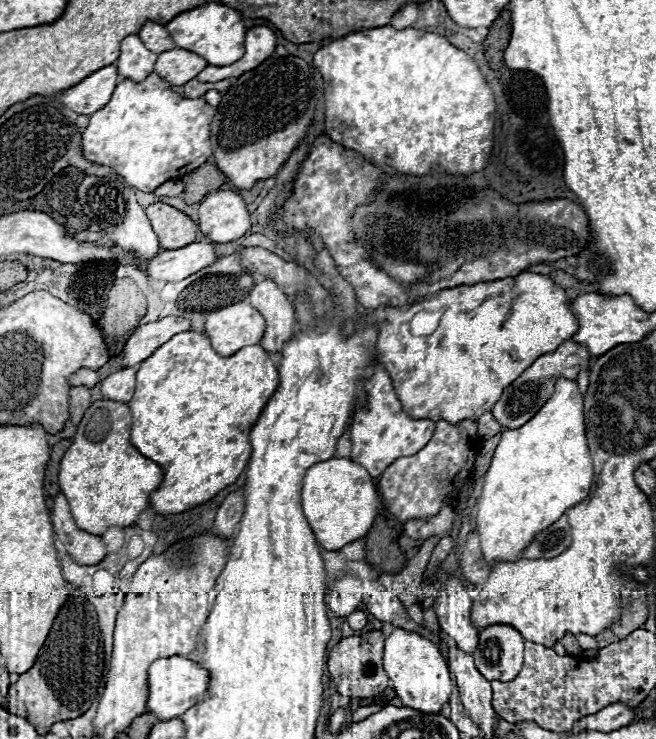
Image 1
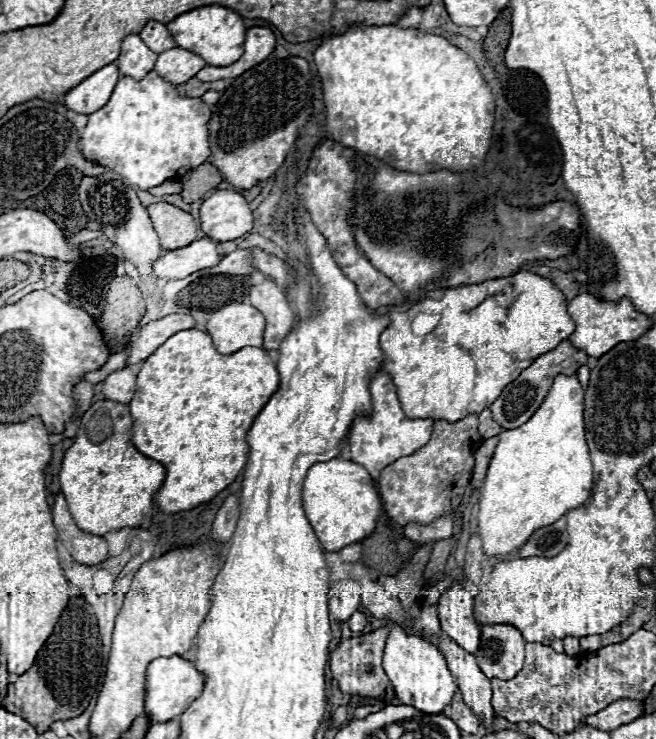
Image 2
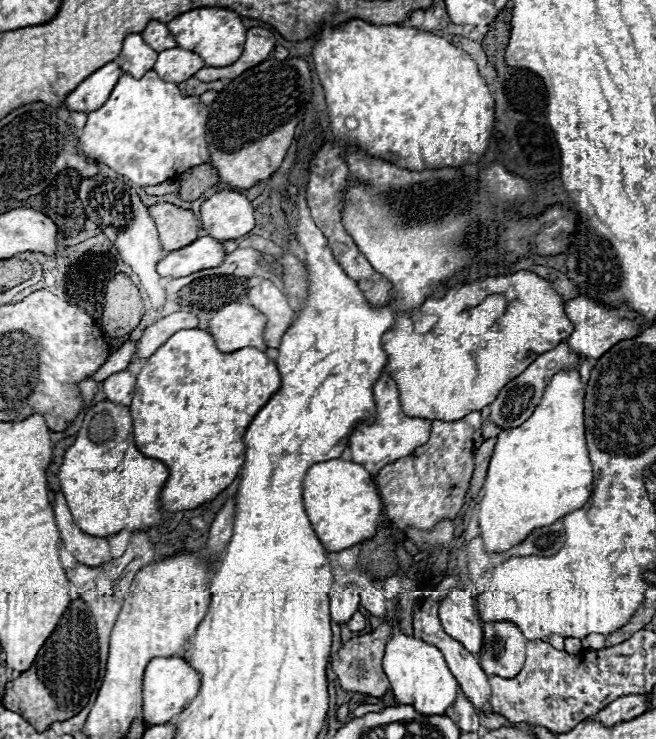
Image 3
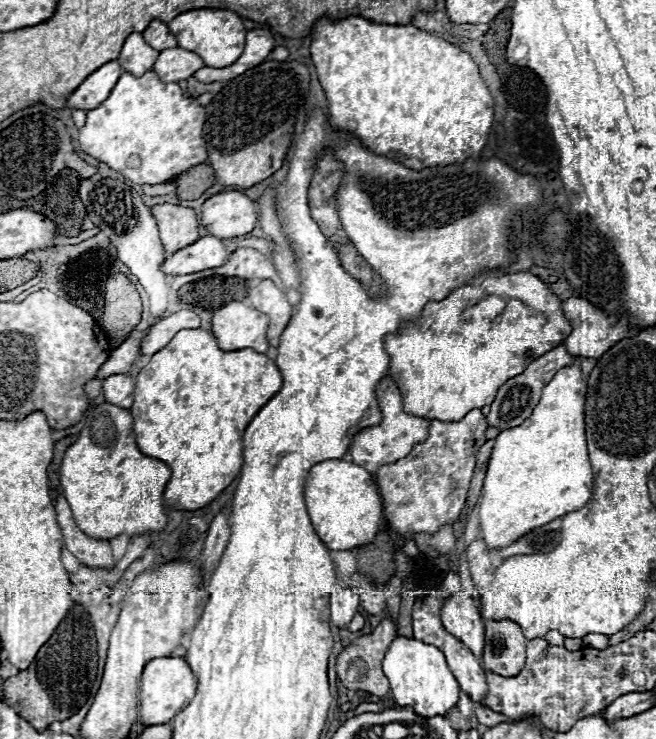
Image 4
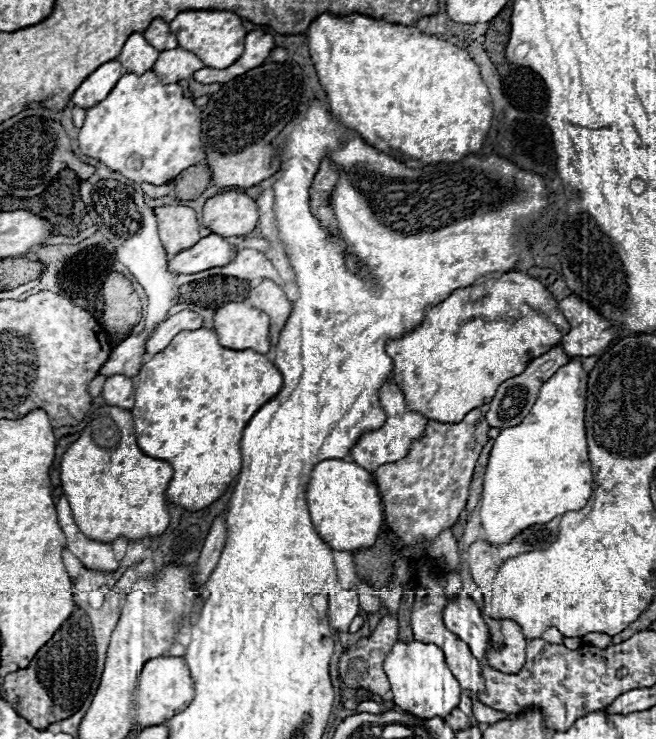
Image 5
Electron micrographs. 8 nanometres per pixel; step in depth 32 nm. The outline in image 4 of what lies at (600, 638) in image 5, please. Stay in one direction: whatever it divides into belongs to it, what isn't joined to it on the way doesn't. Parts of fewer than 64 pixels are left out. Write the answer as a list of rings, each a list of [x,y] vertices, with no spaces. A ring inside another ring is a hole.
[[[594,633],[588,634],[582,638],[583,646],[588,646],[588,648],[608,648],[608,636],[602,636],[602,634]]]

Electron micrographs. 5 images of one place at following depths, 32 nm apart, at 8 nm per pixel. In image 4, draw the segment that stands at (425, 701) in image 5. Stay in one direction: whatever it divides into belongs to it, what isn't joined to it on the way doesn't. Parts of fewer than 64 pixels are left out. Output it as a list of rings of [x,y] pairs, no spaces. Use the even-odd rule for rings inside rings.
[[[396,636],[386,650],[382,666],[384,666],[384,674],[390,680],[392,696],[398,706],[410,706],[414,708],[416,714],[426,718],[446,716],[446,712],[456,706],[460,686],[452,676],[452,672],[448,670],[444,654],[436,646],[424,644],[414,638]]]

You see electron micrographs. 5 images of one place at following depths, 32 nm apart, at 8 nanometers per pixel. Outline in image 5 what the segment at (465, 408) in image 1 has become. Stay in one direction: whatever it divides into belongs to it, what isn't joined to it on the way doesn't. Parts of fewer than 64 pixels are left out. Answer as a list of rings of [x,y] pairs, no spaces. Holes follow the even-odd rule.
[[[526,272],[492,274],[474,286],[456,288],[444,302],[426,308],[426,322],[408,330],[402,338],[386,342],[386,352],[392,358],[394,382],[400,386],[408,410],[430,420],[460,422],[466,412],[490,404],[498,386],[526,370],[530,360],[546,354],[570,332],[568,320],[558,310],[558,300],[546,286]]]

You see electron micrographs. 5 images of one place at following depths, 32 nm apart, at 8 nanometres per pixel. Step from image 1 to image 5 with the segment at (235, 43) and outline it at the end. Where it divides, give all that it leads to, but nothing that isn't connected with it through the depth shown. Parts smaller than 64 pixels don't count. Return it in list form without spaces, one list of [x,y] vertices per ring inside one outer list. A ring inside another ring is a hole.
[[[188,10],[180,12],[172,22],[170,30],[178,38],[178,46],[194,52],[204,66],[208,68],[226,68],[226,64],[234,64],[244,50],[246,30],[242,26],[242,18],[228,10]]]

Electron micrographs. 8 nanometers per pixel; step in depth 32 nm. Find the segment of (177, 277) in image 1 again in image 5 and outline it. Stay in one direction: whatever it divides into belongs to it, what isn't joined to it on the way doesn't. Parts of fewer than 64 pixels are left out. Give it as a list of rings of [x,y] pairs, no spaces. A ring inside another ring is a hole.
[[[216,234],[200,238],[194,246],[178,252],[168,260],[168,270],[174,274],[196,274],[208,268],[226,266],[234,250],[230,248],[228,240]]]

